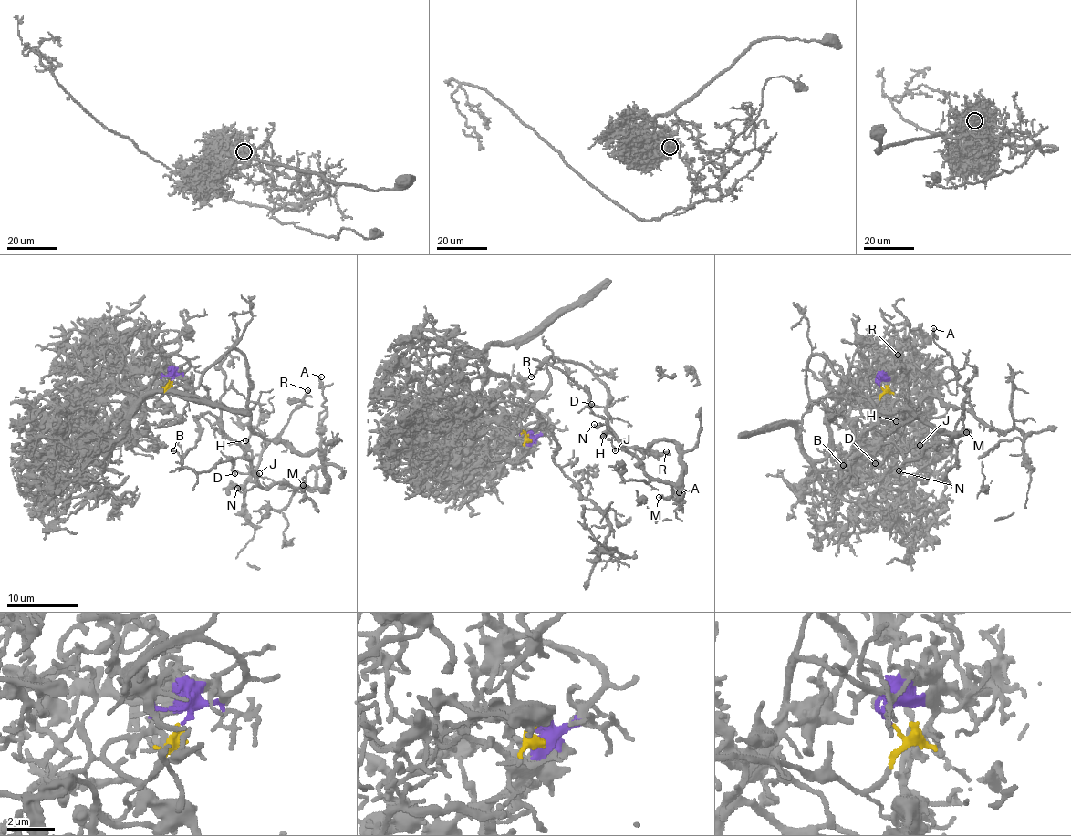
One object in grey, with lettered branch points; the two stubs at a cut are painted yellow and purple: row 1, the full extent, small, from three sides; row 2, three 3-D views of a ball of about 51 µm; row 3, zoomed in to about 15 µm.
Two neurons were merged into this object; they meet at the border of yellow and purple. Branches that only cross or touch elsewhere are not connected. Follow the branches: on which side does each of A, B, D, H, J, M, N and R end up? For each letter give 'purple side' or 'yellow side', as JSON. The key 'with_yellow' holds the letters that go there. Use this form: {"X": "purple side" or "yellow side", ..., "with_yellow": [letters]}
{"A": "yellow side", "B": "yellow side", "D": "yellow side", "H": "yellow side", "J": "yellow side", "M": "yellow side", "N": "yellow side", "R": "yellow side", "with_yellow": ["A", "B", "D", "H", "J", "M", "N", "R"]}

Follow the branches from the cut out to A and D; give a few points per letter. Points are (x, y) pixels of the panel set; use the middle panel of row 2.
A: (529, 434), (550, 359), (587, 366), (624, 446), (676, 444), (680, 492)
D: (529, 434), (550, 359), (587, 366), (611, 432), (676, 444), (681, 479), (653, 480), (592, 404)

